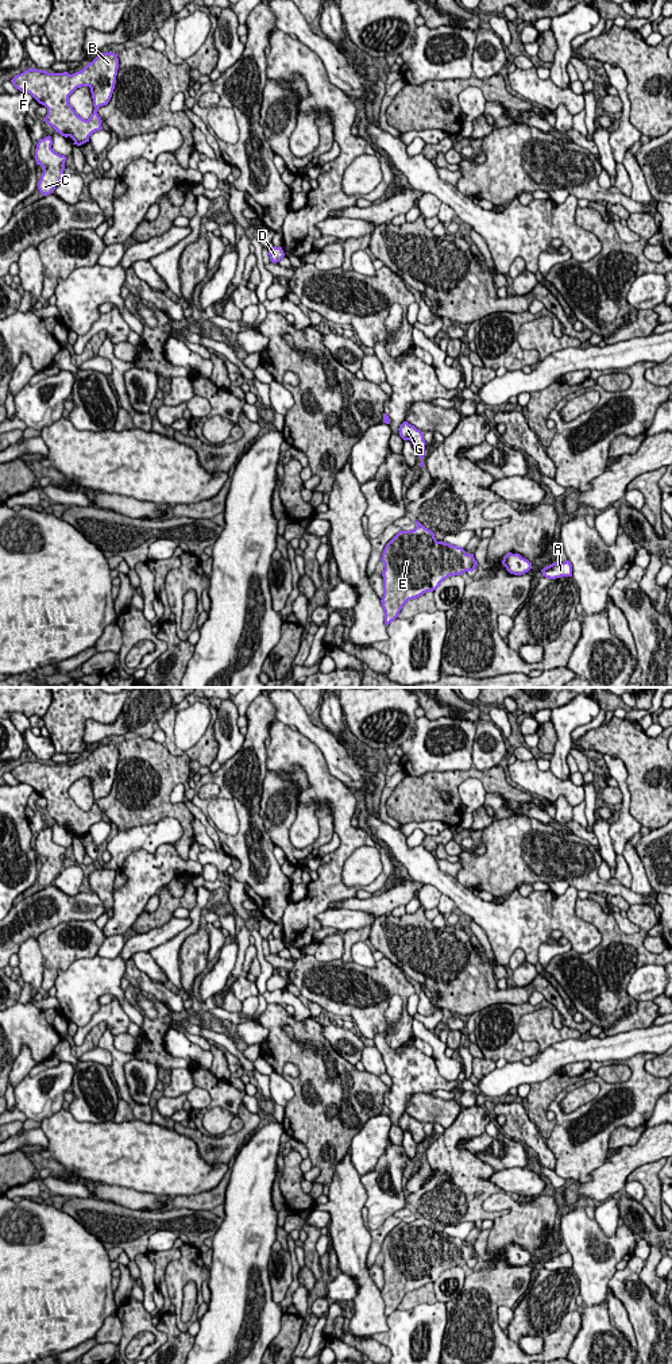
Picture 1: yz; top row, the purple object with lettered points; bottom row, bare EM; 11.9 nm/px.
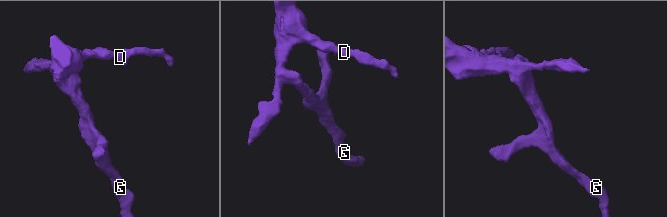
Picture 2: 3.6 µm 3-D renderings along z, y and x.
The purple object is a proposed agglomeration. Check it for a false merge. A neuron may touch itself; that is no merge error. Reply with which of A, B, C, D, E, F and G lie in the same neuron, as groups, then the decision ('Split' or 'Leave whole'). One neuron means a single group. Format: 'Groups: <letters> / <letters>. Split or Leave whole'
Groups: A B C D E F G. Leave whole

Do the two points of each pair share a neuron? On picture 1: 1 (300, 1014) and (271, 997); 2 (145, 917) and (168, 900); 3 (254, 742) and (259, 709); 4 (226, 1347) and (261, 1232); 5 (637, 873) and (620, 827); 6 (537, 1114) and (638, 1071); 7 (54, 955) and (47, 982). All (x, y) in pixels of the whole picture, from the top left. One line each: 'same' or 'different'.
1: same
2: same
3: same
4: same
5: different
6: different
7: same

